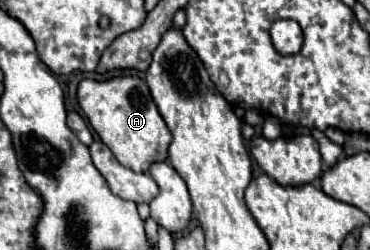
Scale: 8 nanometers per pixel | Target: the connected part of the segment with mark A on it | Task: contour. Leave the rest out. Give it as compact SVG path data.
M119 76L105 82L83 80L77 90L77 100L101 142L109 146L123 166L131 168L133 172L149 172L151 164L167 160L167 148L173 136L163 122L147 84L141 78Z

